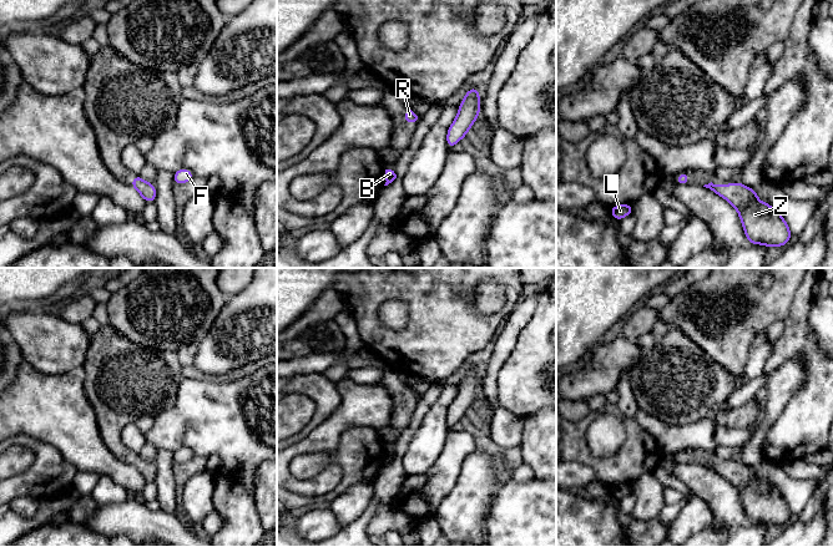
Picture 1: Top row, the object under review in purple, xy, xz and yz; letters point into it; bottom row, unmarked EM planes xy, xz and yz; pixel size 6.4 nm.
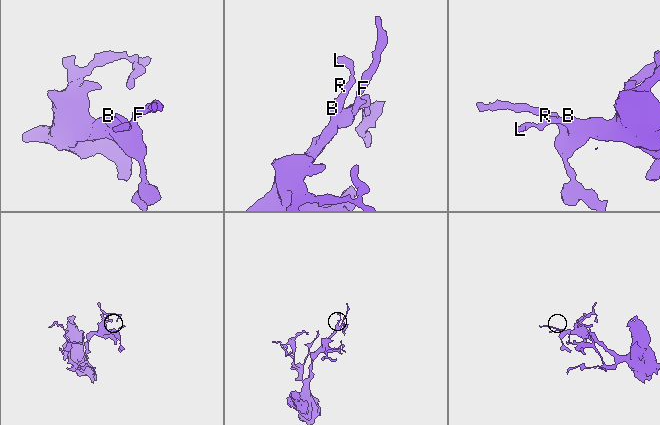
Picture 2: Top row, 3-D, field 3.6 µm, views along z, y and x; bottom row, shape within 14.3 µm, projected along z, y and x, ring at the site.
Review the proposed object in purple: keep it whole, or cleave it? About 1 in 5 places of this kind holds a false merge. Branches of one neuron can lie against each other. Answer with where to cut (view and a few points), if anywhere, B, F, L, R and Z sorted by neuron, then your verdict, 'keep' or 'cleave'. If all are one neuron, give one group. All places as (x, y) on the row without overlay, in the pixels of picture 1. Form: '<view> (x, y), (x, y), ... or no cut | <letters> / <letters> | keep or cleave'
no cut | B F L R Z | keep

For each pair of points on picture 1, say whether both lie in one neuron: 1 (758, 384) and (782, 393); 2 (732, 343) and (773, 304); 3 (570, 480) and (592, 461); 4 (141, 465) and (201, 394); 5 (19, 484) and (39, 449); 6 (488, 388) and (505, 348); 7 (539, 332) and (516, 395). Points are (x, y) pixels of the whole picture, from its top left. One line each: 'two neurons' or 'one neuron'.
1: two neurons
2: one neuron
3: two neurons
4: two neurons
5: one neuron
6: one neuron
7: one neuron

